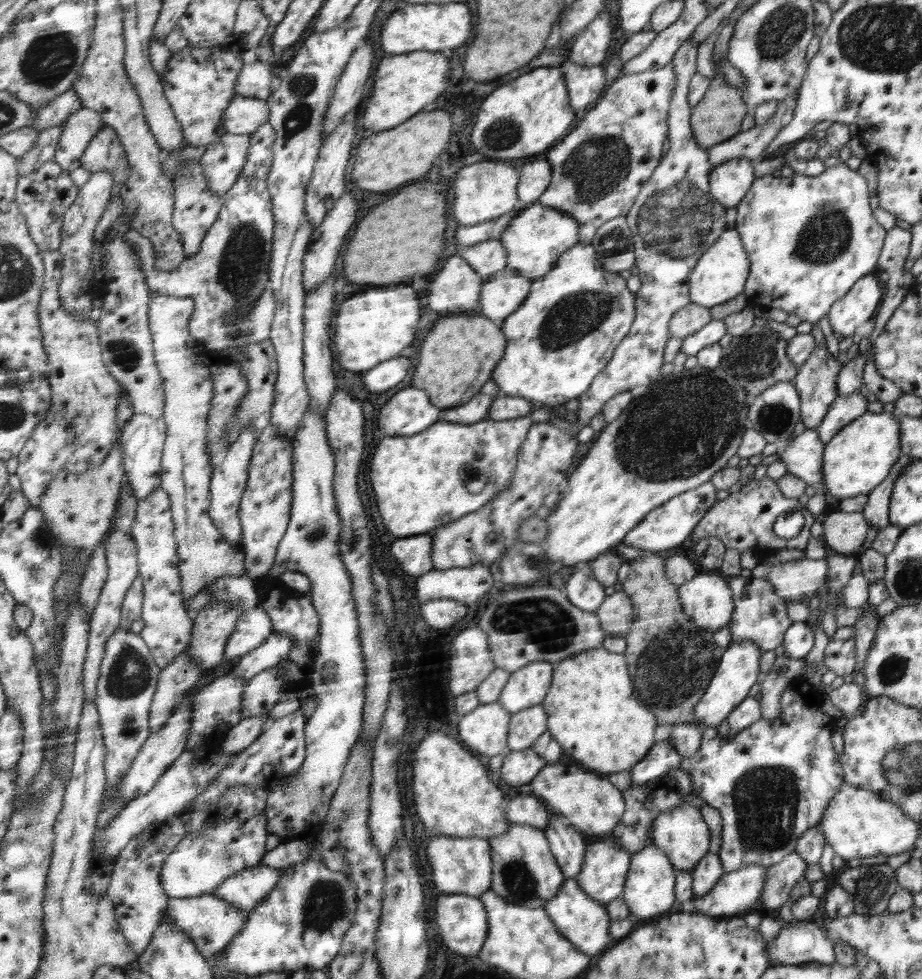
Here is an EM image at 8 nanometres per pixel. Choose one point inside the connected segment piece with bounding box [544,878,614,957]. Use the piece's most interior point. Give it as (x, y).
(583, 920)

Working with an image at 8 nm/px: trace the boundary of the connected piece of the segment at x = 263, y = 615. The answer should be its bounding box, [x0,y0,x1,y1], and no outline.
[225,606,274,660]

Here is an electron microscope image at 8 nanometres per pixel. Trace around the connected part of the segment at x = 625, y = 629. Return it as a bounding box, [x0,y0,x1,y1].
[596,590,634,636]

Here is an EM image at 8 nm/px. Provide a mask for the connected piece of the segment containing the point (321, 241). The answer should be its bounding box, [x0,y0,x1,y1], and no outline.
[304,190,358,294]

